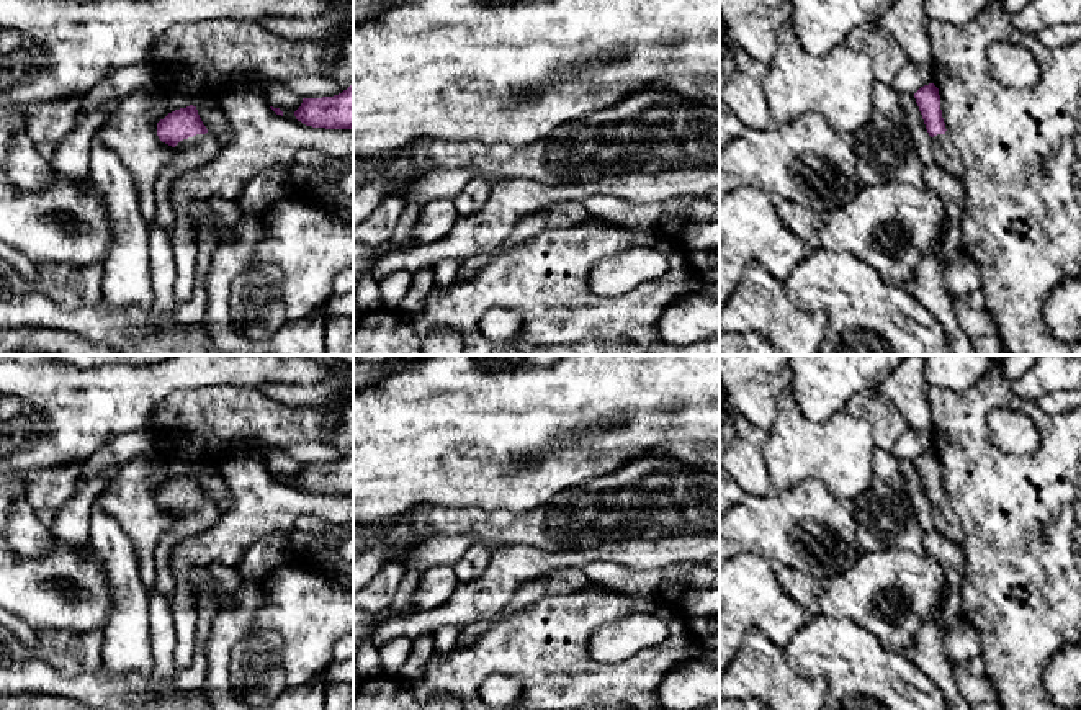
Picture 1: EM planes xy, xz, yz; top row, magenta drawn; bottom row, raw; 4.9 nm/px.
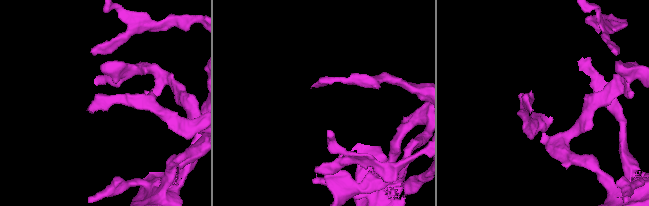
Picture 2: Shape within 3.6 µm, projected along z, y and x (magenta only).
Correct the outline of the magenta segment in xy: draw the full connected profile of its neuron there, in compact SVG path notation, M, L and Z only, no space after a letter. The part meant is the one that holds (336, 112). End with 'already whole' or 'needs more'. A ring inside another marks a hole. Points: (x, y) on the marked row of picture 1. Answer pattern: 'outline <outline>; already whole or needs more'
outline M353 83L334 97L303 98L294 116L312 128L353 129Z; already whole

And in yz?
outline M934 83L924 85L914 93L914 98L922 115L926 129L932 137L932 162L935 162L950 175L963 180L965 165L958 149L945 129L939 88Z; needs more

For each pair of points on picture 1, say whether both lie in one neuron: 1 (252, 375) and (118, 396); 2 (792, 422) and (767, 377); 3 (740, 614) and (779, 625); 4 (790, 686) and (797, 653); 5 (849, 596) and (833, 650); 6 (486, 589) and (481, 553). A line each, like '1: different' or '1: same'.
1: same
2: different
3: same
4: different
5: different
6: different

